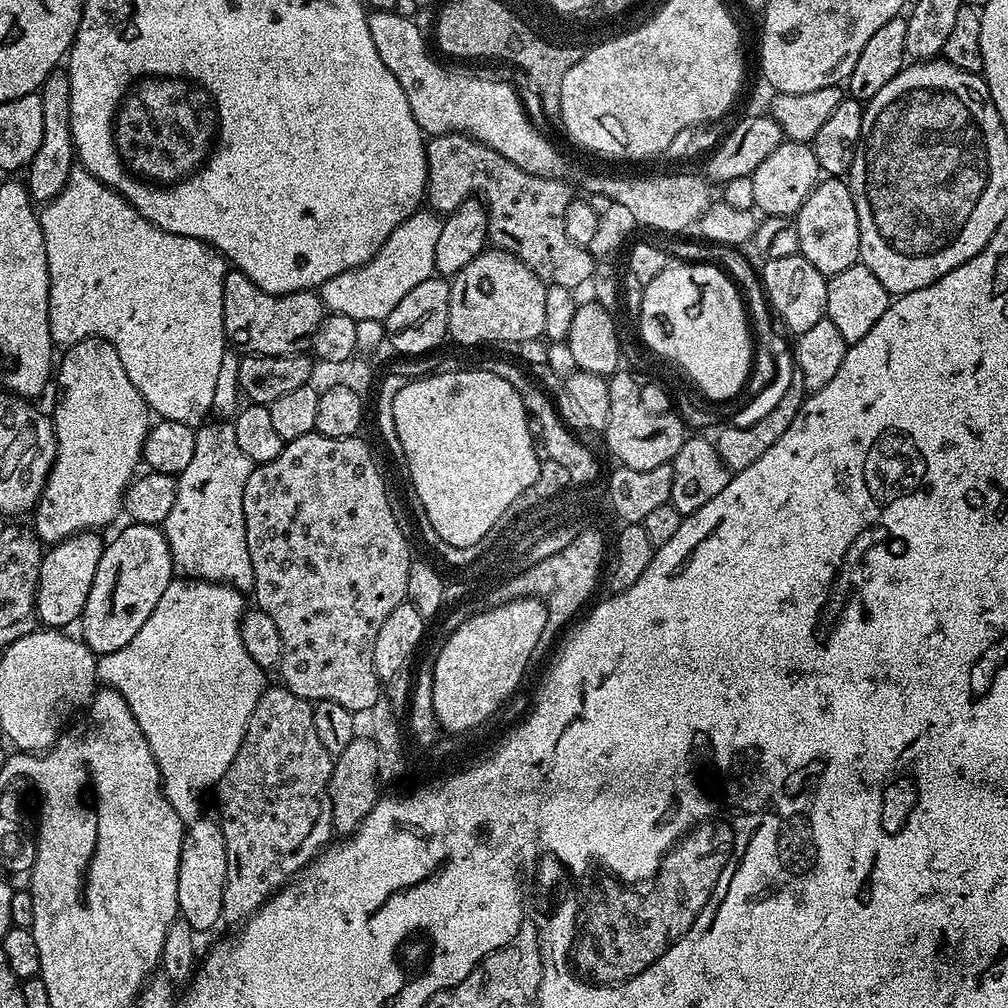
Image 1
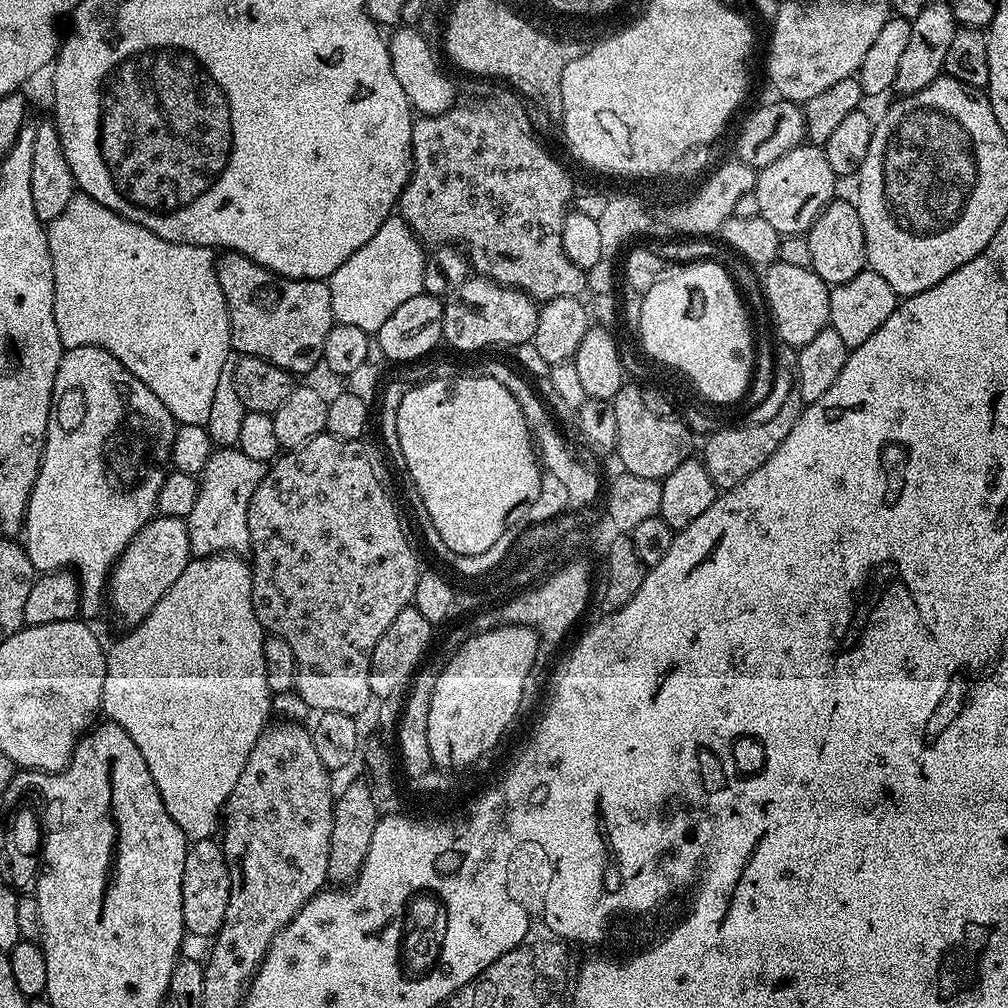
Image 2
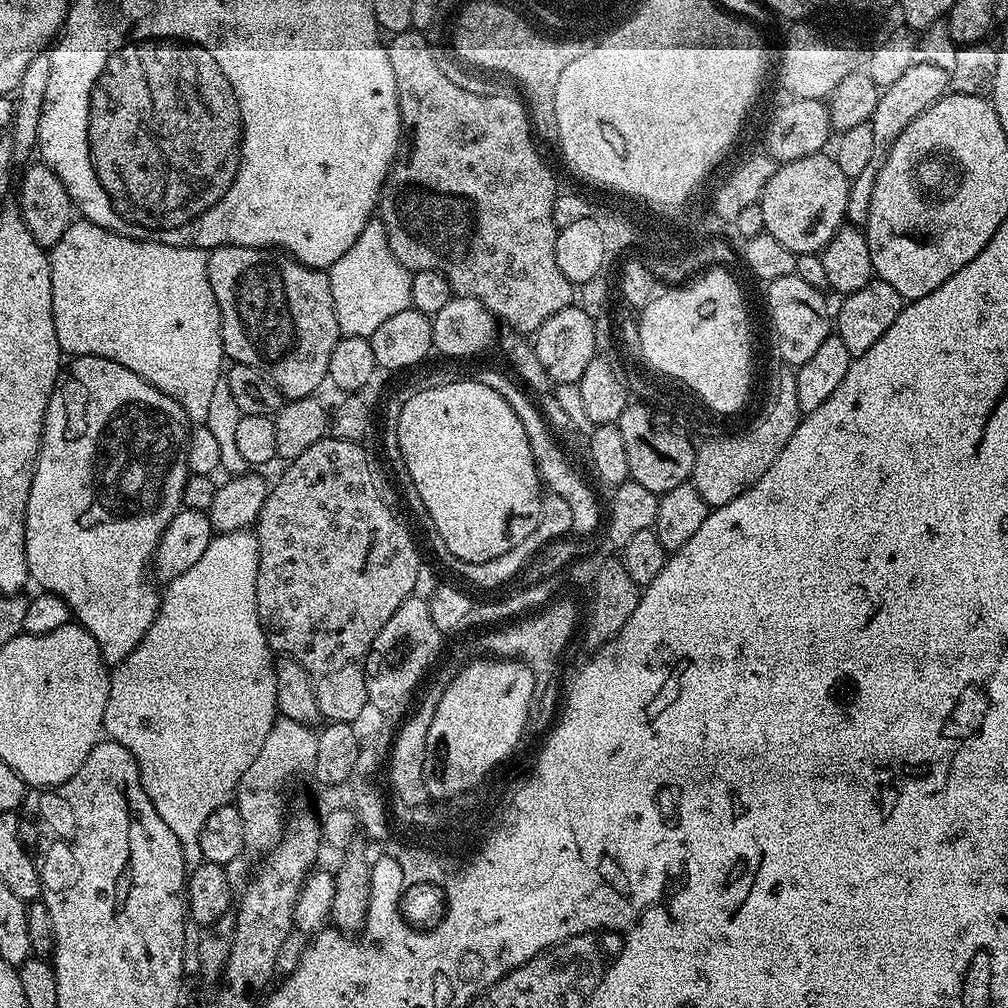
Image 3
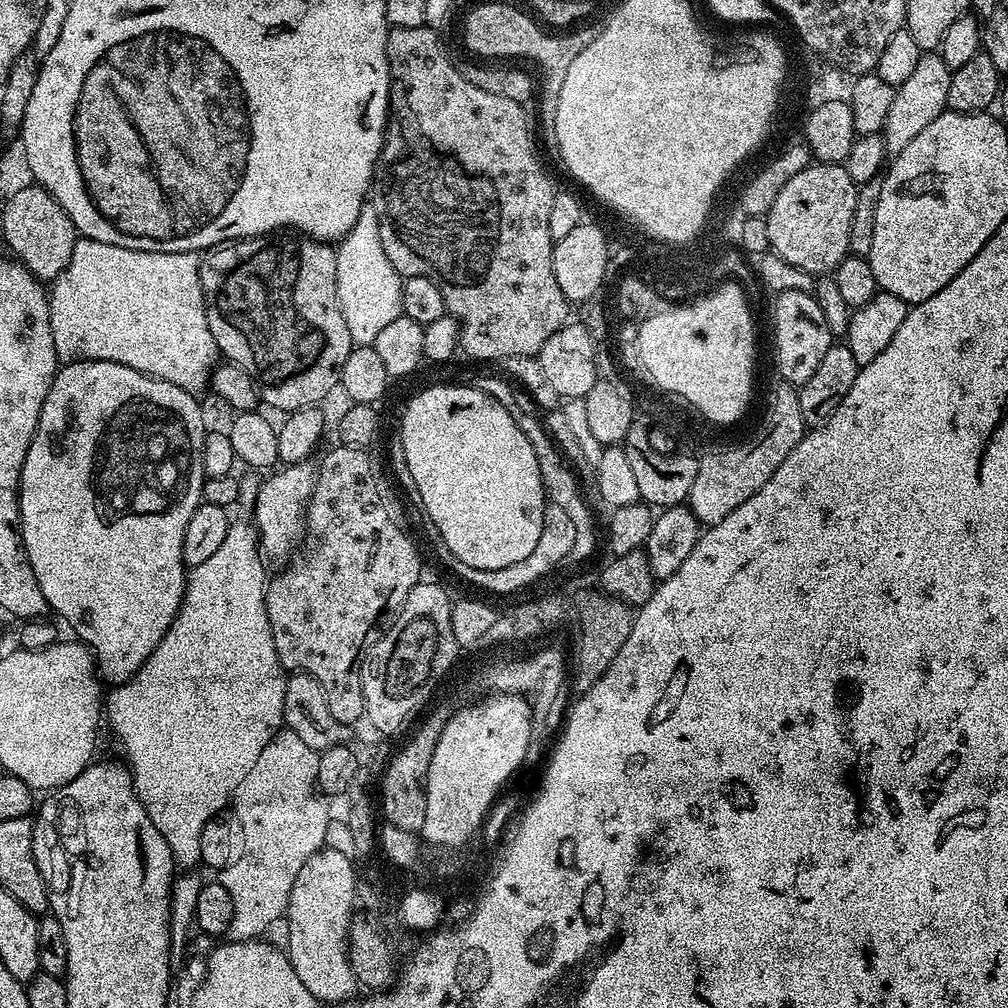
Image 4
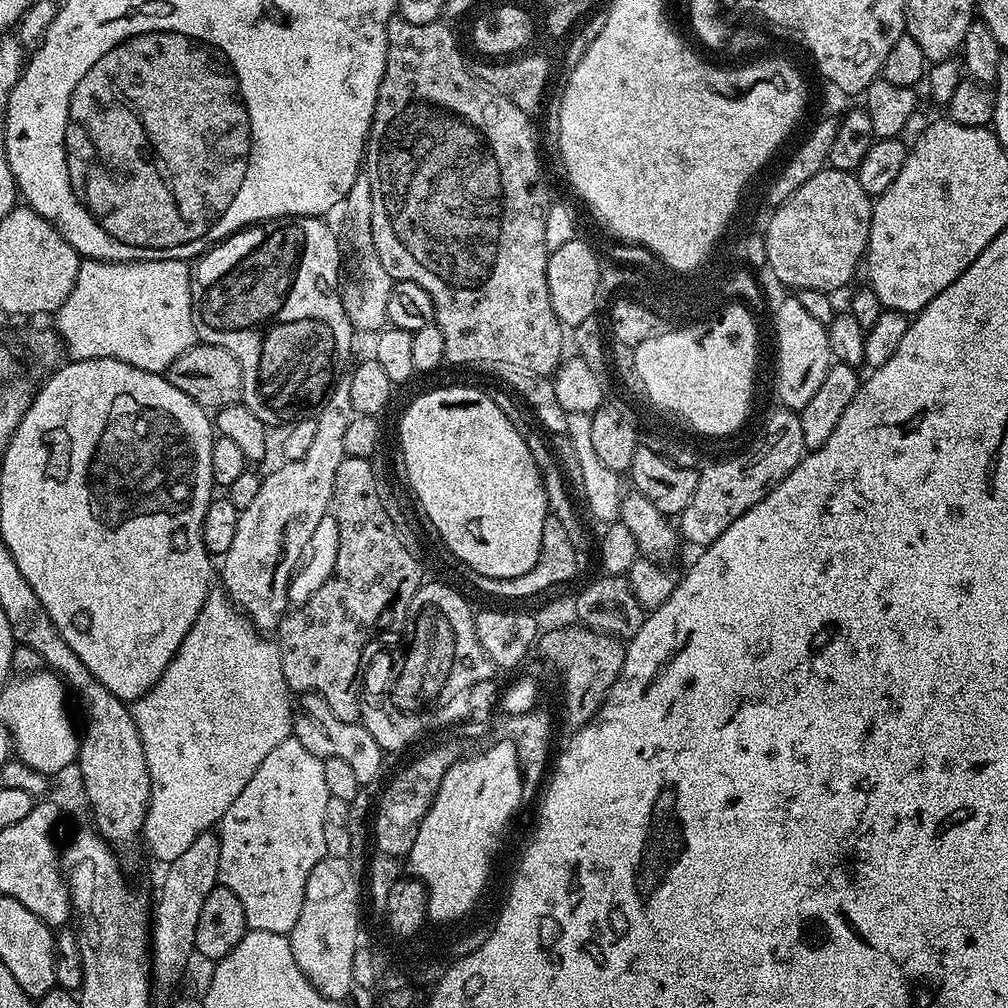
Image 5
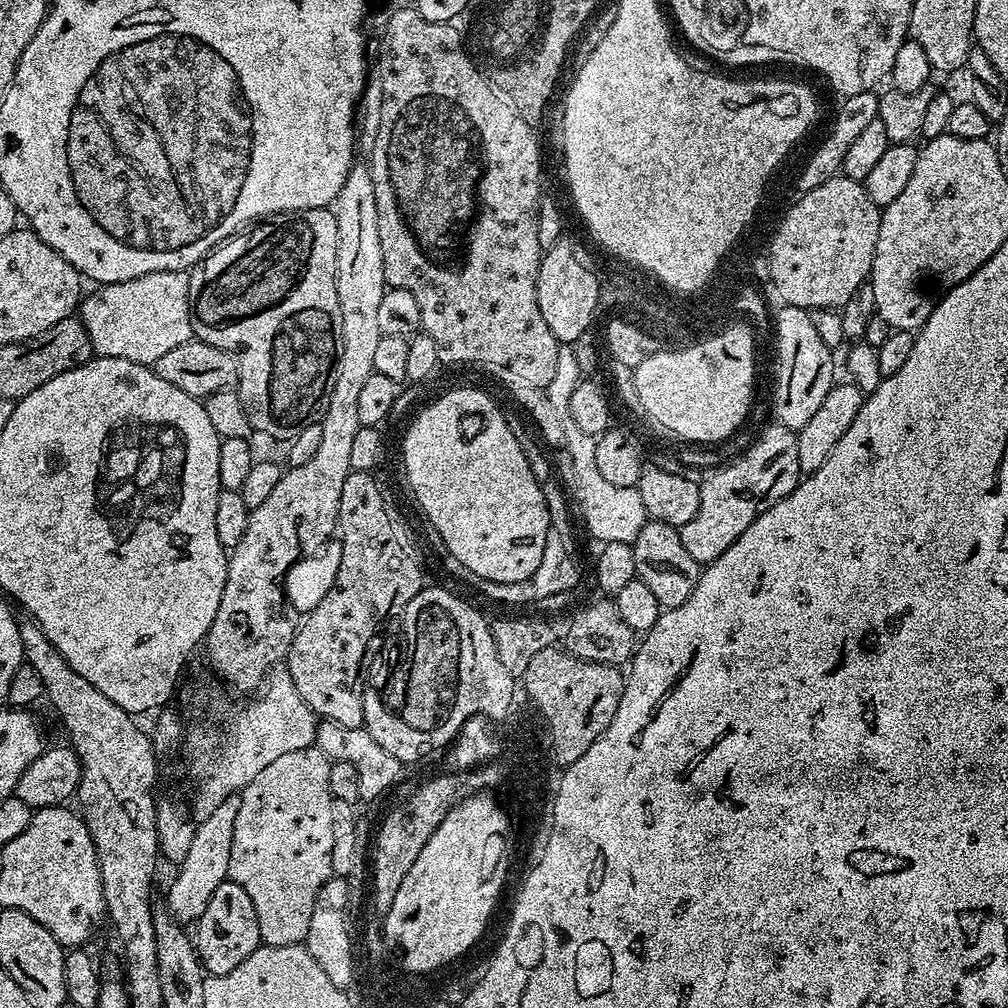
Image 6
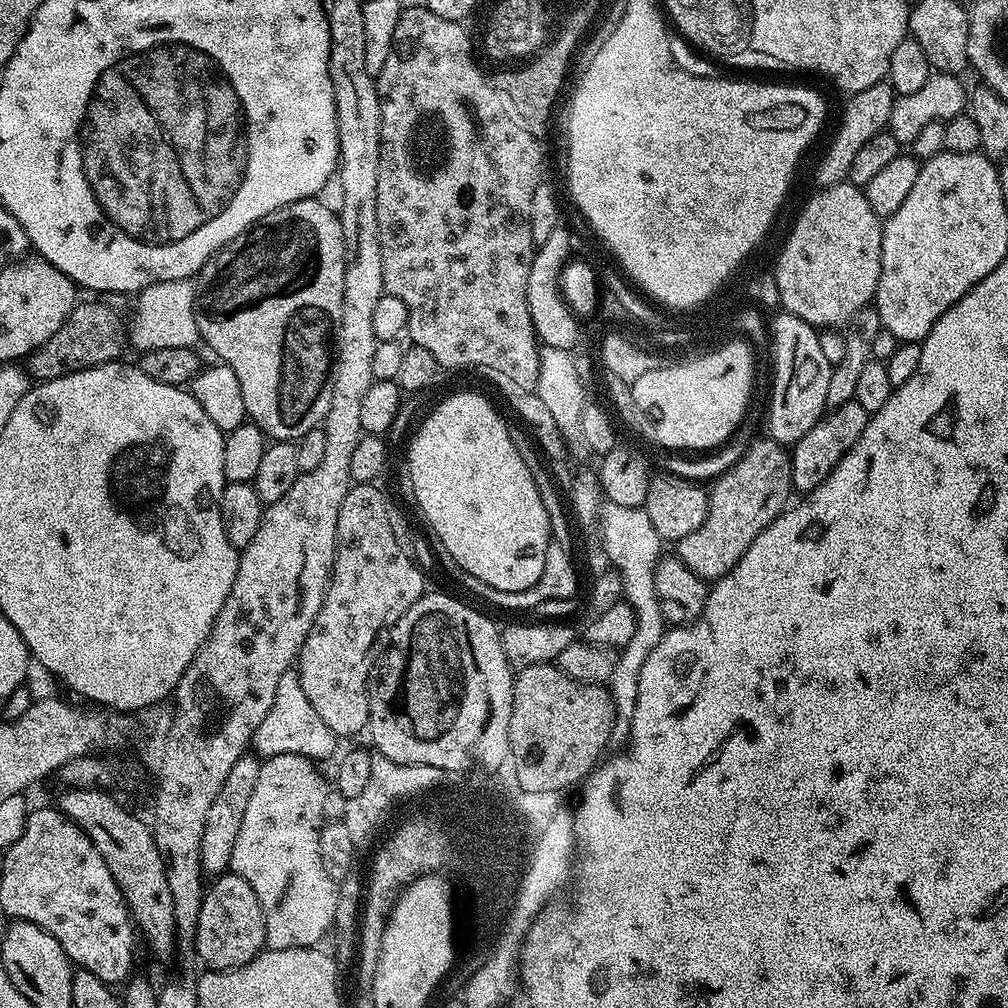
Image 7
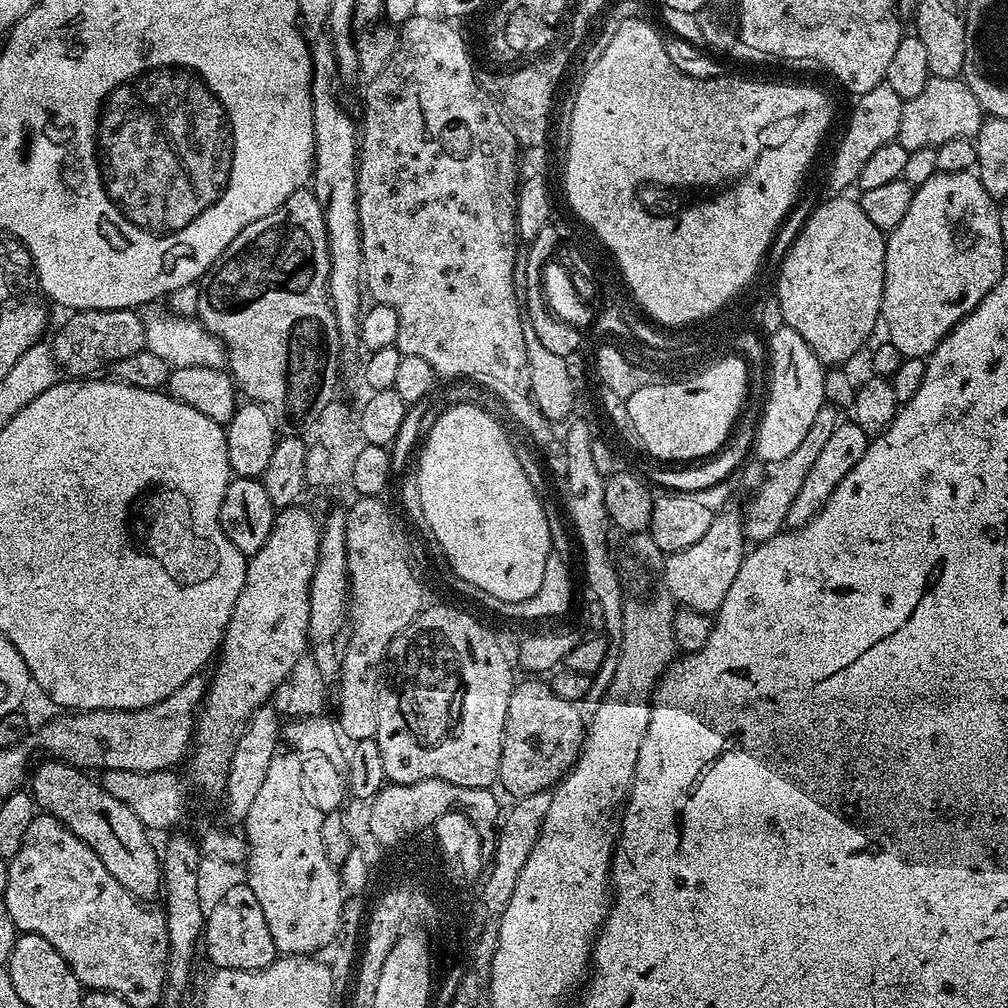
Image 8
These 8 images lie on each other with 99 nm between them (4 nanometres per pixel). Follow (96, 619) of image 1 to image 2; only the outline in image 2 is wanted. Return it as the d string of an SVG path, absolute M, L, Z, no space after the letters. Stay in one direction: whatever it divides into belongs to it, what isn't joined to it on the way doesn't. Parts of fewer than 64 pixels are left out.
M161 516L148 521L142 526L142 530L138 530L138 534L134 534L134 538L129 542L108 574L106 587L106 604L112 607L112 612L127 626L135 626L140 621L145 620L147 616L154 610L154 606L158 606L158 602L166 594L166 590L170 590L170 586L174 586L174 582L178 582L178 574L182 574L182 570L186 570L190 557L193 555L190 538L188 537L188 528L185 521L178 516Z

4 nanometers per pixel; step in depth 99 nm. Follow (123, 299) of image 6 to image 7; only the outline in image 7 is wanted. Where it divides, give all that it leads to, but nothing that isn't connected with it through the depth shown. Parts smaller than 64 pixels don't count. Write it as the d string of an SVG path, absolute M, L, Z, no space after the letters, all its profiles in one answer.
M191 279L158 282L143 288L135 297L132 325L126 328L126 340L137 348L137 353L153 352L163 348L196 348L201 343L200 331L194 322L196 286Z

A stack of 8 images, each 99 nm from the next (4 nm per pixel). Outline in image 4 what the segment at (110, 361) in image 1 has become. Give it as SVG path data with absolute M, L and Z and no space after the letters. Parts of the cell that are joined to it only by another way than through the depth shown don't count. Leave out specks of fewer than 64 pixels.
M77 360L68 362L57 371L54 382L50 386L50 394L46 394L46 402L42 406L42 414L40 415L40 426L37 428L34 438L30 442L30 446L26 450L26 458L22 462L22 474L20 475L20 537L24 540L24 549L30 558L30 566L34 570L34 578L38 578L38 586L42 586L42 594L46 598L49 609L53 613L57 612L70 627L76 631L75 639L92 652L95 656L95 665L99 675L105 681L109 680L109 685L115 686L125 684L139 670L140 667L148 660L148 655L158 646L158 642L162 642L162 638L166 634L166 630L170 630L172 620L178 614L180 603L184 601L184 586L186 583L186 565L184 562L184 538L186 536L186 526L190 522L190 518L194 518L194 510L202 502L204 494L205 474L202 466L202 446L206 435L206 427L204 428L204 412L200 409L200 404L193 393L182 390L178 386L174 386L165 380L156 380L153 376L144 376L138 370L134 370L130 366L122 366L118 362L106 362L105 360Z

